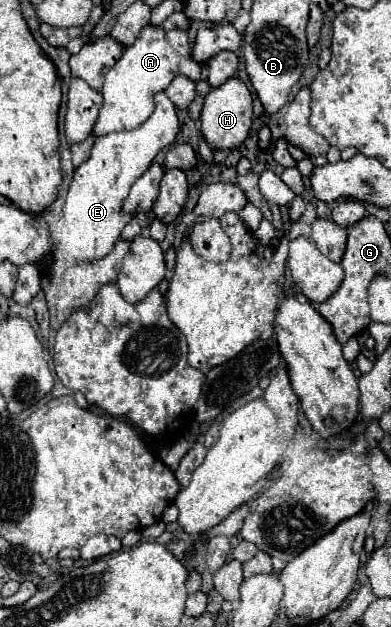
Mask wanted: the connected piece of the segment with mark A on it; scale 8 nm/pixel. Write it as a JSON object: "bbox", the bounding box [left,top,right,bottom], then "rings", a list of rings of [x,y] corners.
{"bbox":[92,24,178,136],"rings":[[[148,24],[136,38],[134,44],[126,46],[122,58],[106,72],[104,76],[104,86],[102,86],[102,96],[104,96],[104,106],[100,110],[100,116],[94,124],[92,134],[94,136],[102,136],[108,132],[116,132],[116,130],[132,130],[138,128],[144,120],[148,120],[148,116],[152,114],[152,98],[156,92],[162,92],[176,76],[178,76],[178,56],[174,54],[174,50],[170,48],[170,44],[166,42],[166,32],[162,26],[152,26]]]}

